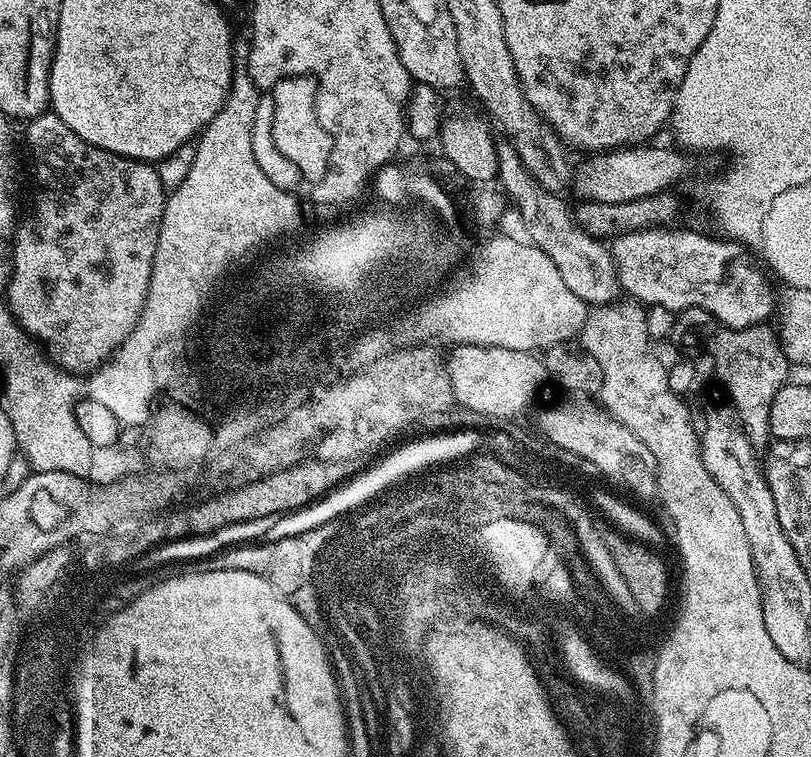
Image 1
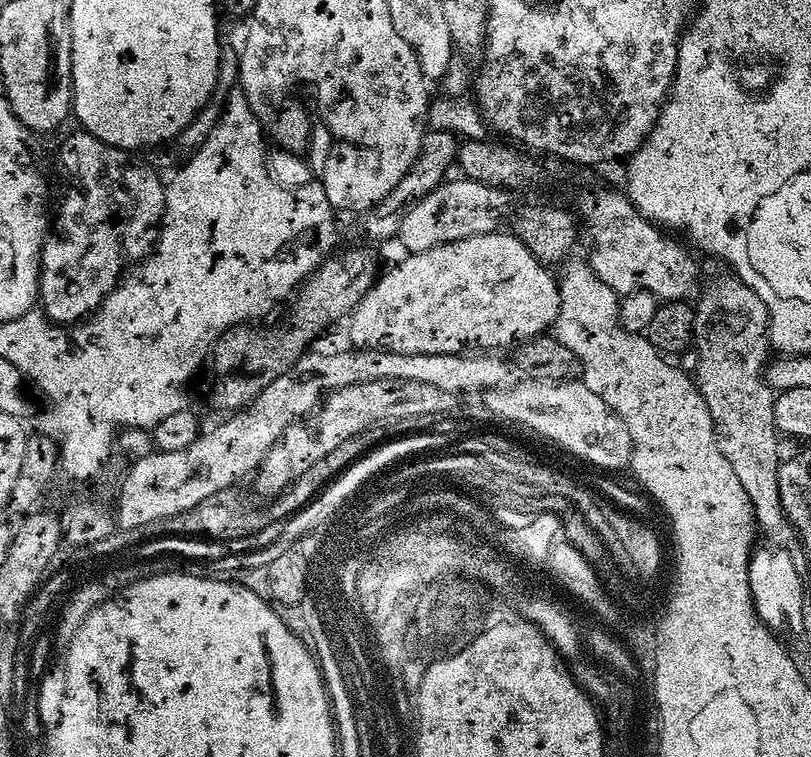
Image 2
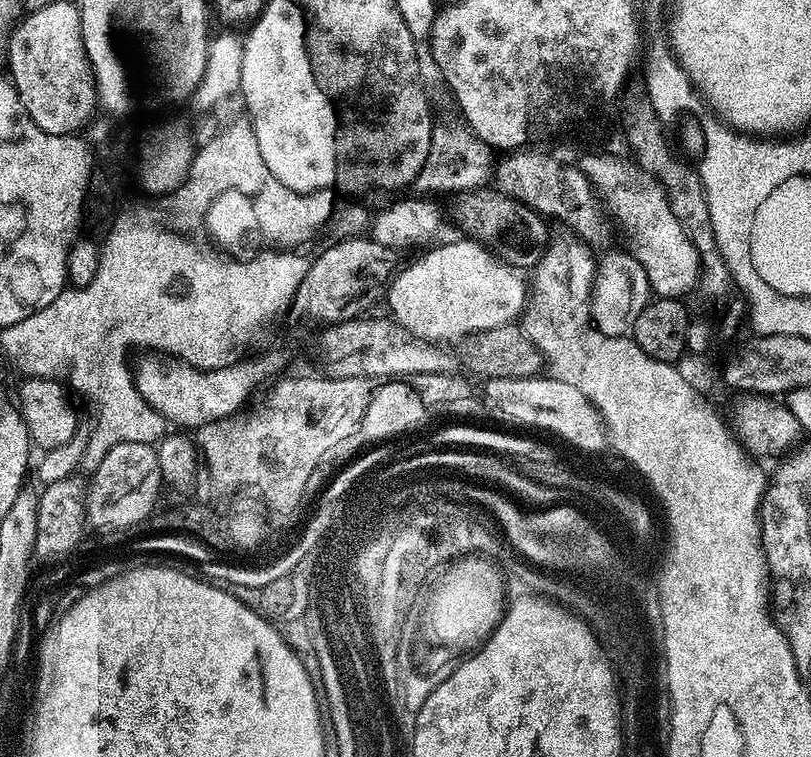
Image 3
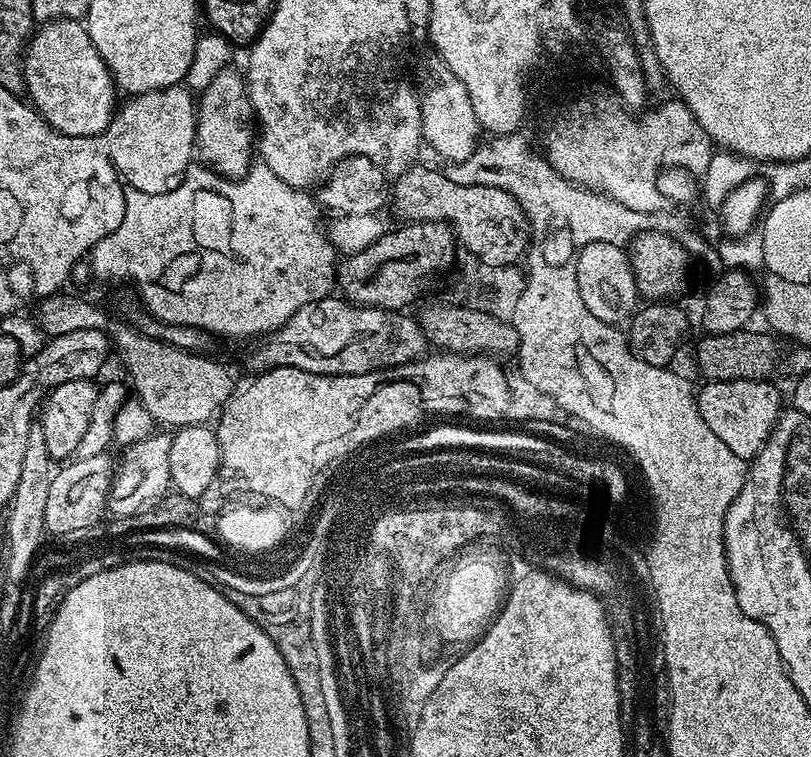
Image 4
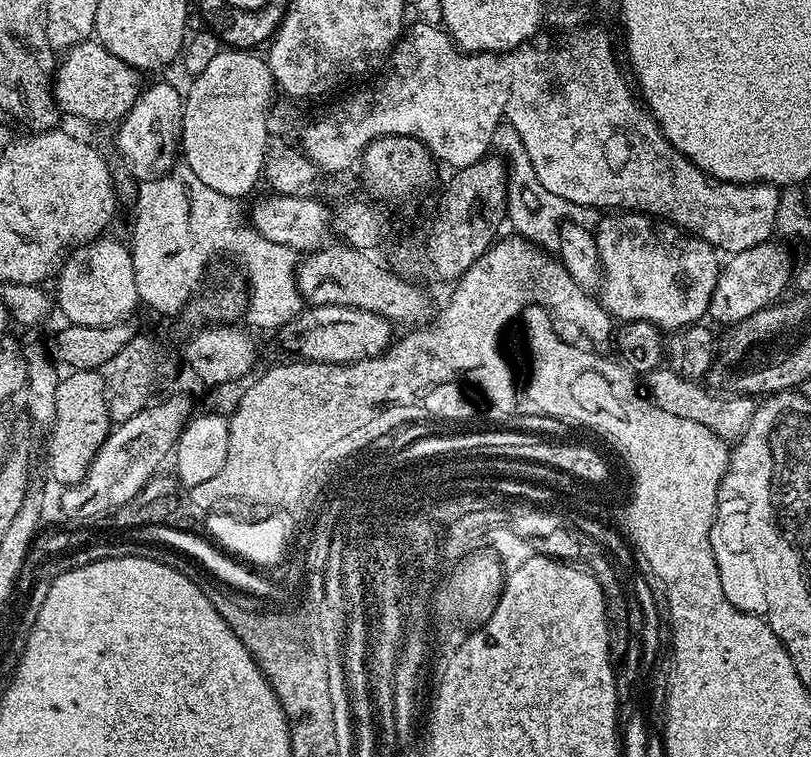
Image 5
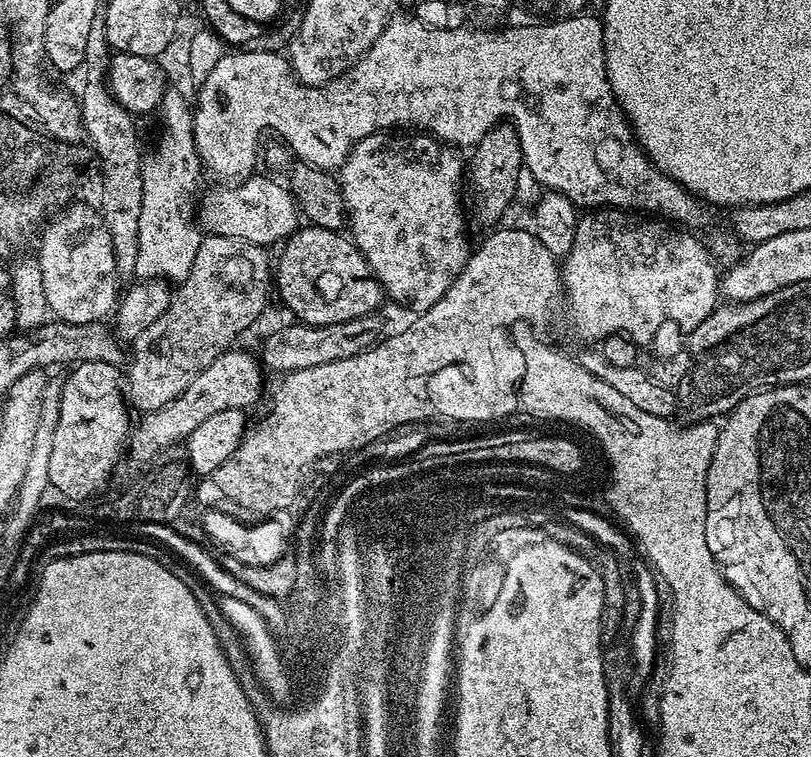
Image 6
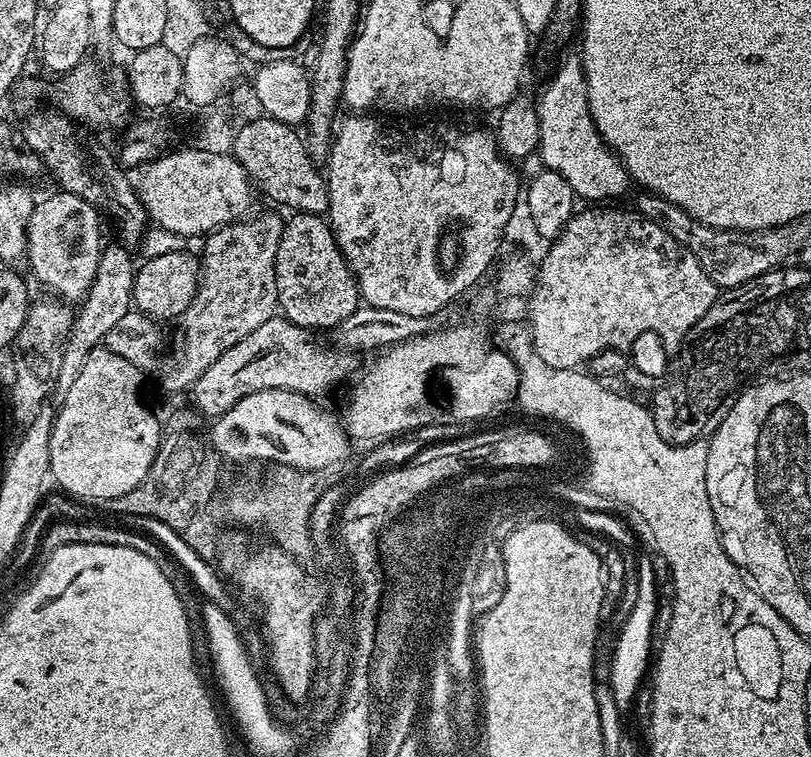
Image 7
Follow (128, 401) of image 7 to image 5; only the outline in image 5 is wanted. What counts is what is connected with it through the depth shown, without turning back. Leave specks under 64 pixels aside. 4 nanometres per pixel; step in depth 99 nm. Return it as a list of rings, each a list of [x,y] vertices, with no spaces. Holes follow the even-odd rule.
[[[72,370],[67,375],[58,386],[56,417],[47,433],[48,468],[60,486],[77,484],[84,477],[110,431],[103,375],[96,370]]]

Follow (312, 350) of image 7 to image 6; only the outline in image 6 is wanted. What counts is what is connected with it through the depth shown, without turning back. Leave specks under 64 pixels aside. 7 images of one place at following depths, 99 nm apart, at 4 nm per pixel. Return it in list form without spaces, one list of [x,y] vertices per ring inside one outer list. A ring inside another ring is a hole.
[[[240,346],[223,352],[214,358],[214,362],[210,362],[210,366],[206,366],[206,370],[202,370],[202,374],[198,374],[198,378],[194,378],[194,382],[190,382],[190,386],[186,386],[186,390],[182,390],[182,394],[178,394],[178,398],[174,398],[174,402],[139,417],[140,425],[131,429],[126,441],[127,459],[129,456],[134,467],[143,469],[151,465],[155,461],[152,459],[159,452],[166,451],[171,444],[179,440],[180,443],[187,441],[188,436],[194,434],[194,430],[198,430],[206,418],[210,418],[210,414],[231,408],[248,410],[260,396],[260,372],[261,361],[255,355],[252,357],[250,353],[243,352]]]

